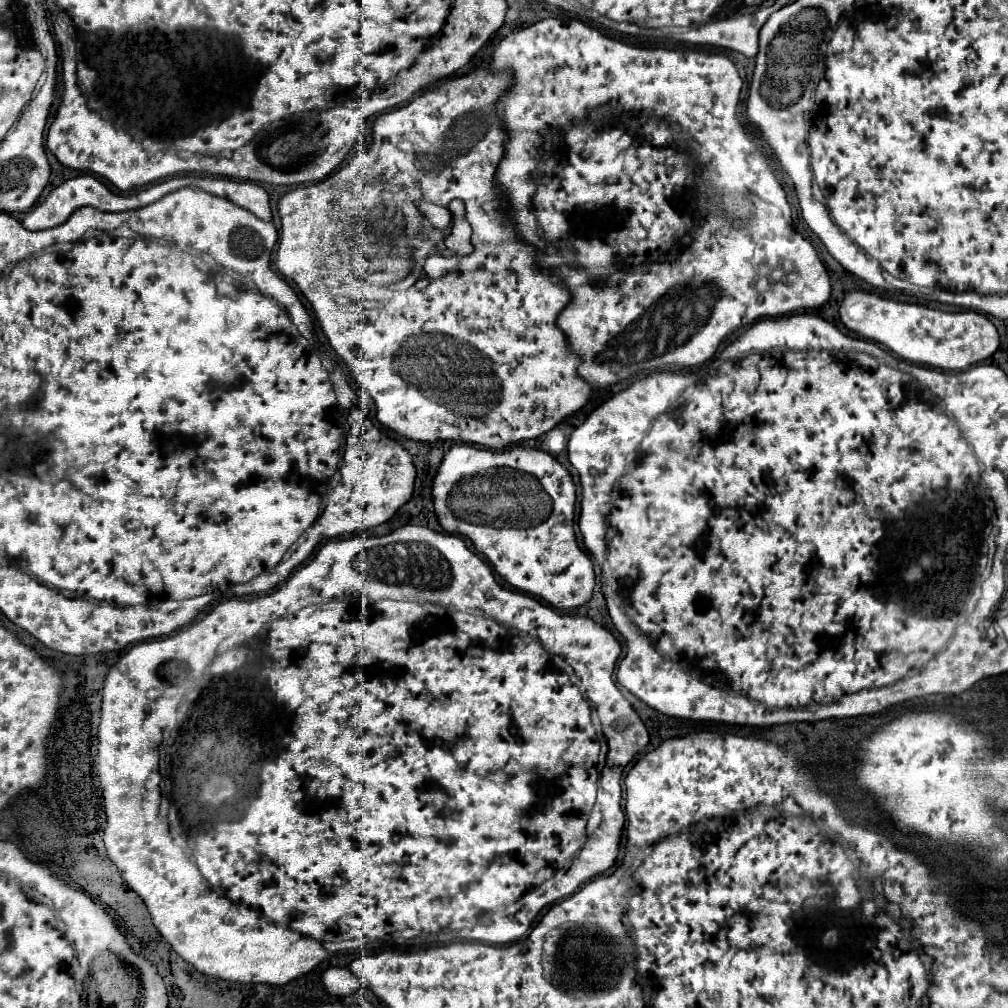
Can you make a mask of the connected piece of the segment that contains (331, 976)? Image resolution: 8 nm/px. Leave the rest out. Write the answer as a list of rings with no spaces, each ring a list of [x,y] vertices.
[[[328,967],[322,973],[322,985],[330,995],[336,995],[336,997],[352,995],[360,989],[360,981],[346,967]]]

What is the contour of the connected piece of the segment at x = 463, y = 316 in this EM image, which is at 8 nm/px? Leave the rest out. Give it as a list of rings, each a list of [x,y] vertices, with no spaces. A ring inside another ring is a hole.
[[[474,69],[474,73],[470,73],[466,77],[448,79],[446,83],[440,83],[434,89],[428,89],[428,91],[420,93],[408,105],[392,109],[390,113],[382,113],[374,121],[374,127],[372,127],[372,139],[374,141],[372,141],[370,149],[366,153],[354,157],[346,167],[342,167],[334,175],[330,175],[324,181],[314,183],[314,185],[306,185],[306,187],[298,187],[299,185],[284,186],[270,194],[272,222],[279,233],[281,231],[280,219],[282,219],[280,243],[276,244],[271,251],[271,259],[274,261],[276,256],[276,267],[280,271],[276,275],[282,277],[288,285],[296,283],[297,288],[310,301],[314,315],[322,331],[326,333],[330,345],[334,347],[338,357],[342,357],[342,361],[352,369],[352,373],[354,373],[356,381],[362,385],[362,389],[374,399],[377,421],[382,423],[384,427],[408,437],[408,439],[428,441],[428,443],[436,443],[436,441],[470,443],[470,445],[480,445],[484,449],[502,451],[502,449],[506,449],[506,447],[510,447],[518,441],[534,439],[534,437],[550,431],[564,417],[568,417],[570,413],[574,413],[576,409],[586,405],[586,401],[590,399],[590,393],[592,393],[590,385],[576,375],[576,367],[580,365],[580,359],[572,351],[568,351],[568,341],[564,341],[564,333],[556,327],[556,315],[570,301],[570,295],[568,295],[566,287],[560,283],[560,279],[548,277],[542,271],[538,271],[538,267],[534,263],[534,247],[522,243],[516,231],[512,227],[506,227],[506,223],[502,219],[502,209],[506,205],[504,205],[504,201],[500,201],[500,191],[496,187],[494,173],[496,173],[496,167],[498,167],[498,163],[504,155],[506,133],[504,133],[504,127],[498,119],[496,103],[500,99],[500,93],[504,93],[510,87],[508,79],[510,77],[506,73],[492,73],[490,69]],[[418,191],[422,193],[424,199],[432,201],[434,205],[448,207],[448,203],[452,199],[462,199],[464,201],[464,205],[466,205],[464,219],[472,227],[470,243],[472,243],[474,251],[470,255],[462,257],[458,271],[448,273],[446,277],[440,277],[440,279],[432,279],[424,289],[416,289],[414,285],[410,289],[402,289],[402,291],[400,289],[388,289],[388,287],[376,287],[376,285],[372,285],[370,275],[376,275],[376,273],[410,273],[411,271],[411,268],[406,268],[401,264],[399,253],[388,253],[392,249],[392,243],[398,241],[404,235],[404,227],[406,227],[404,223],[406,223],[406,217],[410,213],[414,213],[414,209],[416,209],[414,195],[418,195]],[[502,405],[510,405],[510,413],[508,413],[510,419],[508,421],[504,419],[504,413],[498,413],[500,411],[498,407],[502,407]]]

